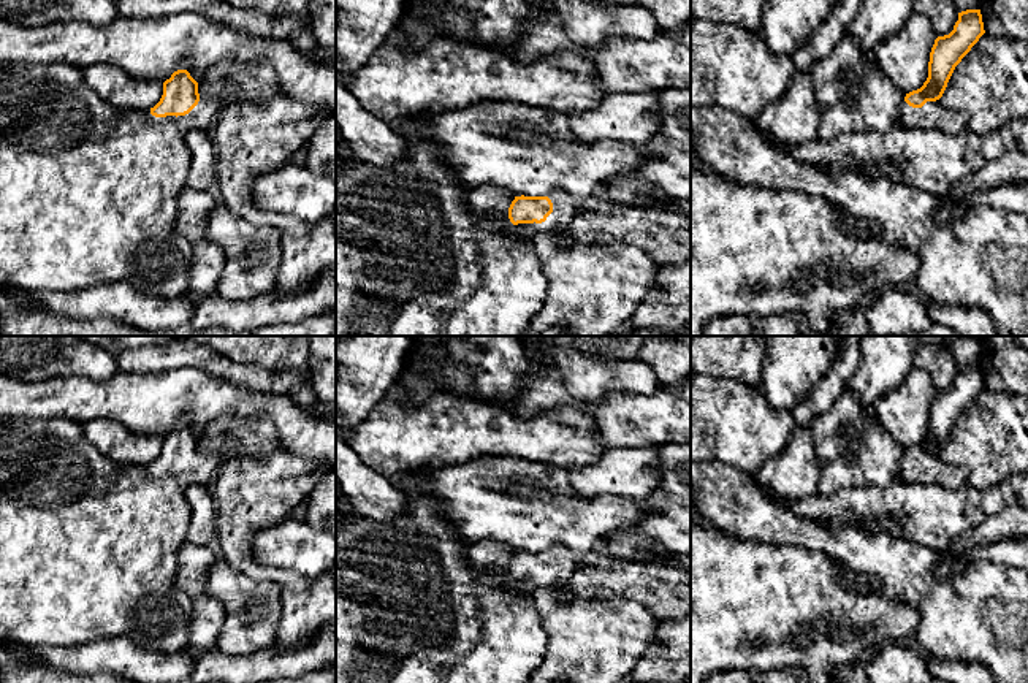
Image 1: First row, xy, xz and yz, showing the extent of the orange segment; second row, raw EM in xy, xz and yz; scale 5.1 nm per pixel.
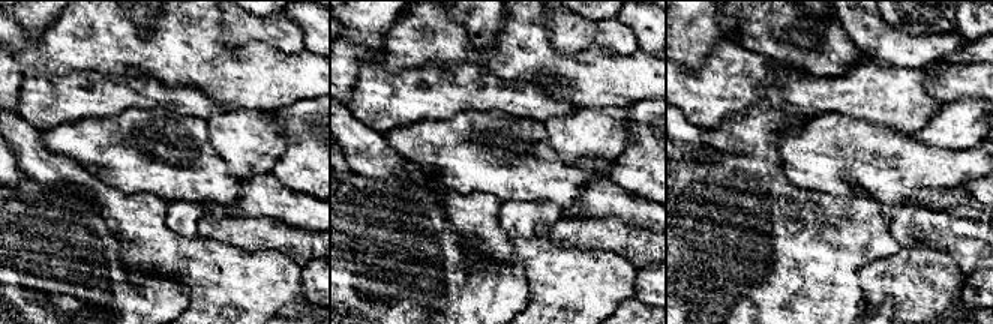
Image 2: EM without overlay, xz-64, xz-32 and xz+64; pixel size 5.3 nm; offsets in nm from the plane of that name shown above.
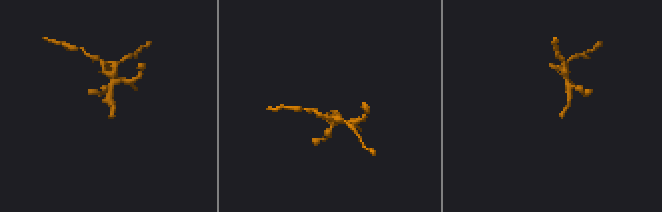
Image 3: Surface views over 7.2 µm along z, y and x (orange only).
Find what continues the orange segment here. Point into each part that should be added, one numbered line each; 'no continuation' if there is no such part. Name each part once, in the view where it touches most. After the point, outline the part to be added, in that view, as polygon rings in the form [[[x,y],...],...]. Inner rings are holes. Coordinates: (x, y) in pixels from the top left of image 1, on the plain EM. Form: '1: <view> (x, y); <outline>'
1: xy (89, 547); [[[70,418],[0,420],[0,643],[27,647],[73,647],[101,637],[127,637],[135,645],[174,654],[188,651],[192,599],[177,588],[177,551],[187,540],[190,506],[184,490],[192,485],[212,485],[220,463],[219,452],[200,452],[198,460],[185,471],[155,472],[150,464],[120,464],[103,455],[82,433],[81,423]]]

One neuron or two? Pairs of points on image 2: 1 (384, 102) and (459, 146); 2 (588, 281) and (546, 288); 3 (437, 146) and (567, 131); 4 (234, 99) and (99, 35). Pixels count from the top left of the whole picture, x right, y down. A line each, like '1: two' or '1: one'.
1: two
2: one
3: two
4: one

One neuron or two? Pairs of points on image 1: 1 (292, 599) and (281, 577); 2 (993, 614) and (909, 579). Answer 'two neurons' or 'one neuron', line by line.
1: one neuron
2: one neuron

